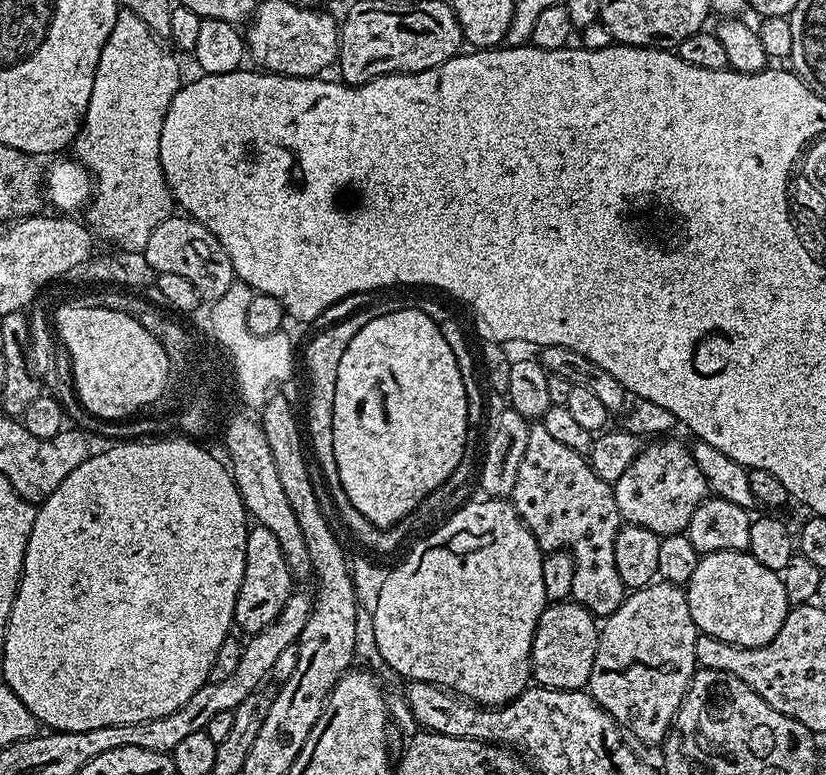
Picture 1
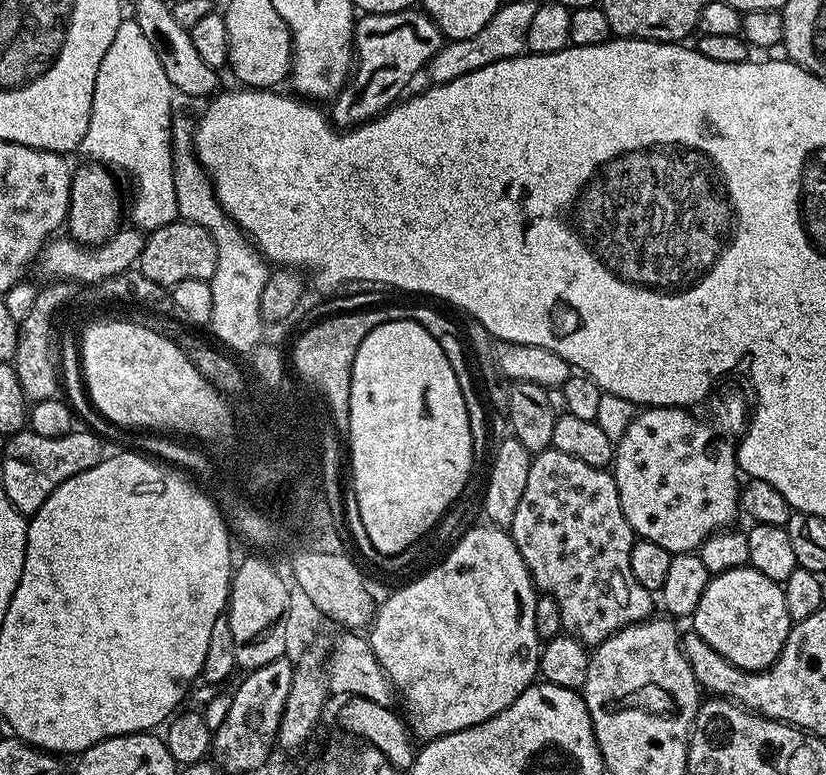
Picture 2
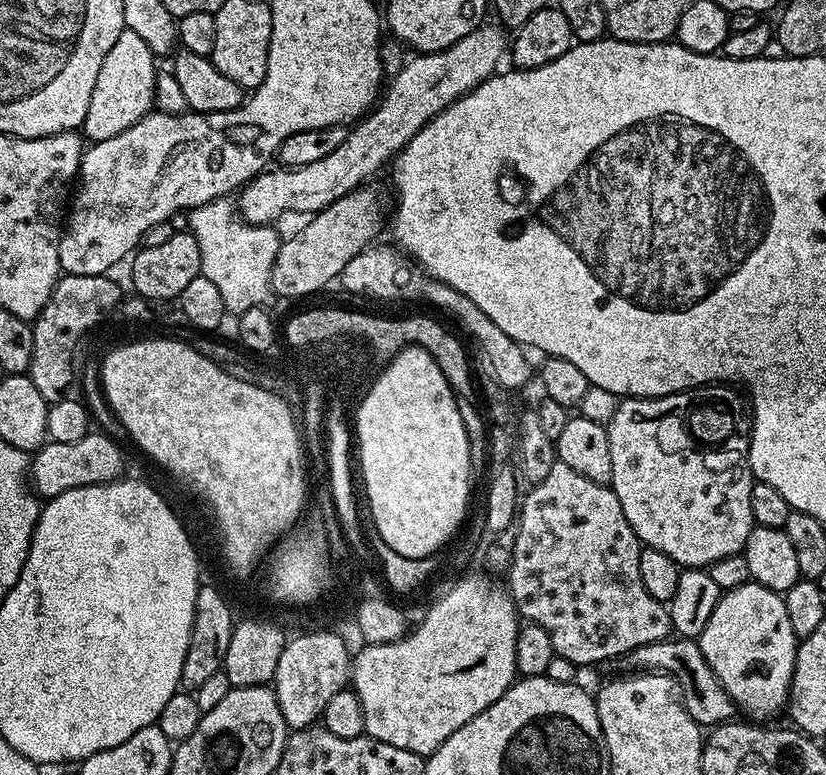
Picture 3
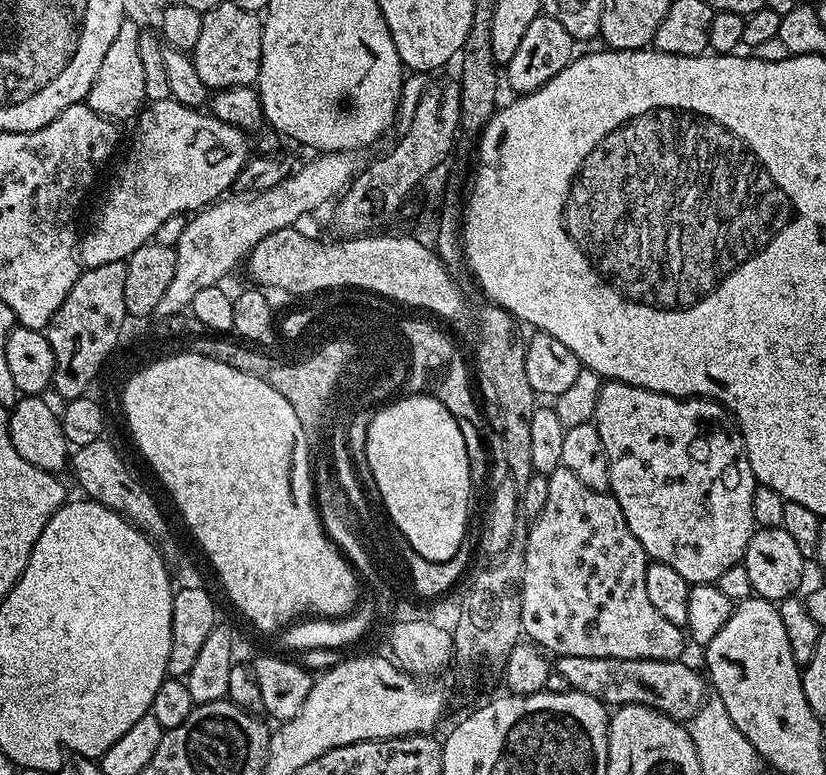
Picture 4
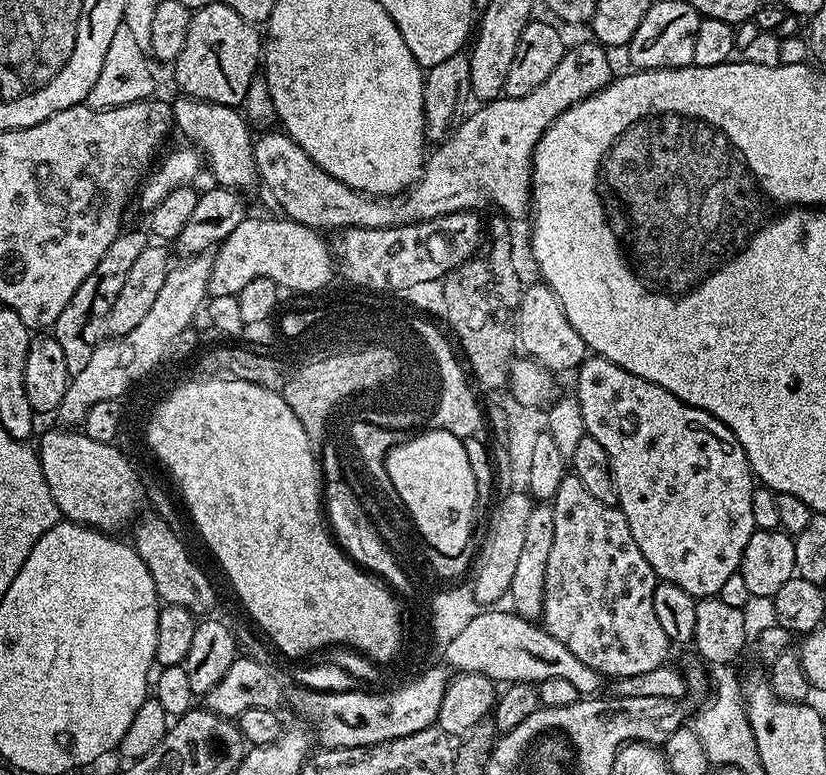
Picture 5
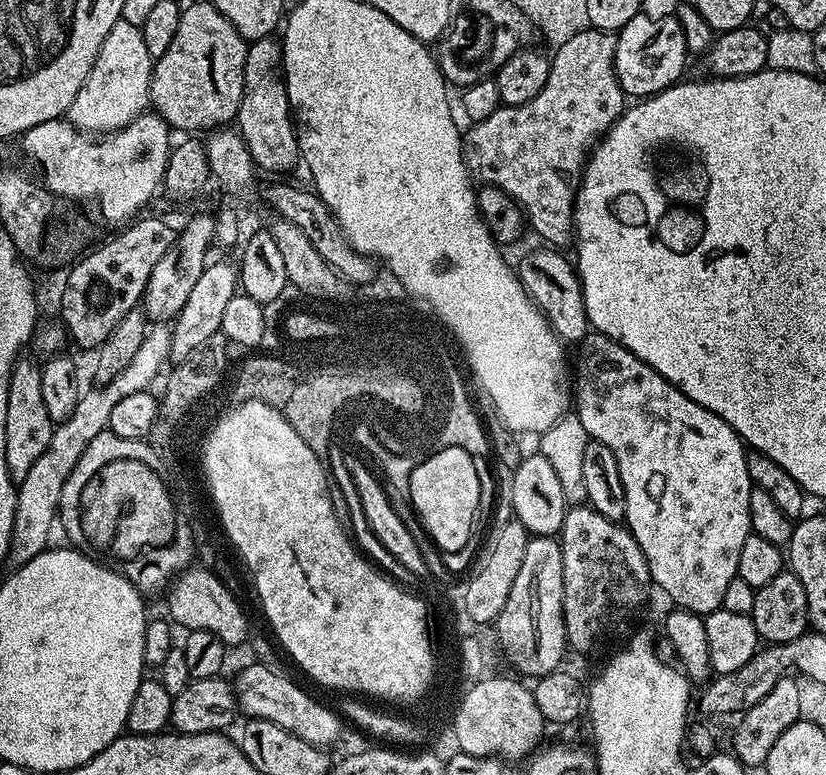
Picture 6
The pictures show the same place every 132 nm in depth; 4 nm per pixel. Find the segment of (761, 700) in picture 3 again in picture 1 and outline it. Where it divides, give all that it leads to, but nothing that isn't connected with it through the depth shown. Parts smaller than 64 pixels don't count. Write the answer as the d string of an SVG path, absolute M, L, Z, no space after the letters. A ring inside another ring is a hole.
M706 552L686 585L690 618L705 636L743 648L766 646L782 630L790 607L780 574L747 552Z

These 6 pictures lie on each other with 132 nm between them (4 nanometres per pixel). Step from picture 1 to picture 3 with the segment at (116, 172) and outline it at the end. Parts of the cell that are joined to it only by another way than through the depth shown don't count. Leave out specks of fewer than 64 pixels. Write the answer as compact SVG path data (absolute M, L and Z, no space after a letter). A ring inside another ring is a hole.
M127 30L118 34L118 42L114 42L106 58L102 58L102 70L98 70L98 82L94 82L94 94L90 94L90 110L86 110L82 125L83 135L89 141L114 138L153 111L156 63L157 57L137 34Z

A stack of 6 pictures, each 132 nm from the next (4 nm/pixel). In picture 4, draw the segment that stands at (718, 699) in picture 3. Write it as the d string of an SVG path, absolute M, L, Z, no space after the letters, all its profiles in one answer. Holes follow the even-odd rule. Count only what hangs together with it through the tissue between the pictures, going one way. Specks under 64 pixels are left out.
M561 656L558 660L558 670L562 674L562 678L566 678L569 689L574 692L581 692L586 694L590 698L594 698L598 702L602 702L606 706L619 706L622 704L641 704L647 708L653 708L658 710L663 716L668 716L672 720L678 720L681 722L687 722L691 720L692 716L698 712L698 710L703 706L706 693L704 693L704 684L706 688L706 680L703 675L700 676L691 668L690 665L684 664L683 659L678 660L631 660L630 658L574 658L573 656Z

